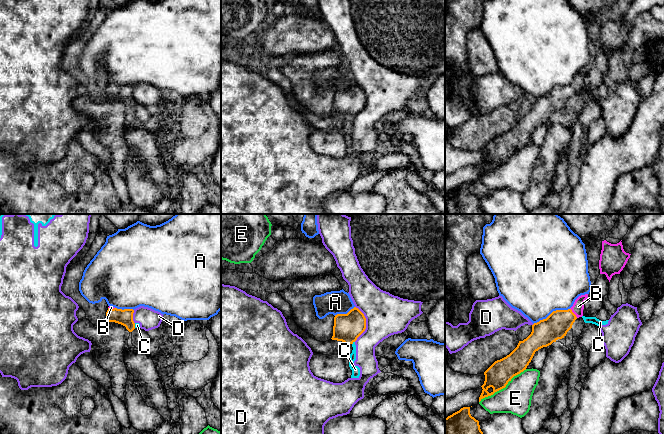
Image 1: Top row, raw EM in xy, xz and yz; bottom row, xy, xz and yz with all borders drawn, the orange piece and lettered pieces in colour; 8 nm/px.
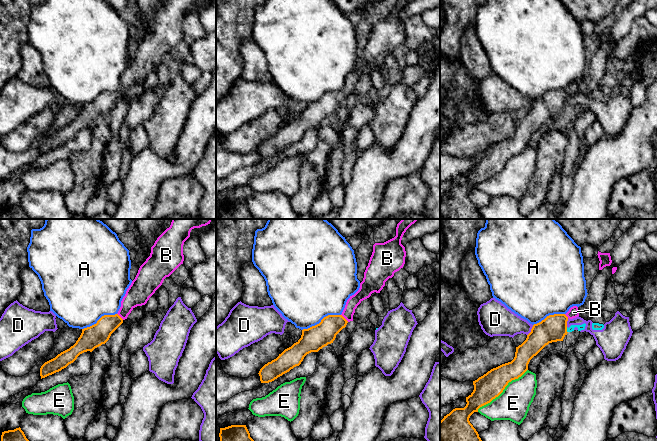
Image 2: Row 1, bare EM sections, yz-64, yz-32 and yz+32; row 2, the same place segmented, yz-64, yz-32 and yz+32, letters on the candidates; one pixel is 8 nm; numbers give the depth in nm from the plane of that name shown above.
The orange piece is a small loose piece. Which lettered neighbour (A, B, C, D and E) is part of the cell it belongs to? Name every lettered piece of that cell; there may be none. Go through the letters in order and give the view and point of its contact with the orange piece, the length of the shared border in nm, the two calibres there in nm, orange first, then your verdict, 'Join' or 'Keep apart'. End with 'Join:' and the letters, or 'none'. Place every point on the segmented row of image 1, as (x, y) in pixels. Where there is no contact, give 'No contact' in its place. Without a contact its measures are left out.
A: Touches orange at yz (552, 312). Shared border 320 nm. Thickness 200 nm (orange) against 480 nm. Keep apart
B: Touches orange at yz (573, 313). Shared border 100 nm. Thickness 200 nm (orange) against 90 nm. Join
C: Touches orange at xz (352, 343). Shared border 40 nm. Thickness 220 nm (orange) against 60 nm. Keep apart
D: Touches orange at xz (365, 324). Shared border 280 nm. Thickness 220 nm (orange) against 320 nm. Keep apart
E: Touches orange at yz (503, 387). Shared border 460 nm. Thickness 200 nm (orange) against 240 nm. Keep apart
Join: B

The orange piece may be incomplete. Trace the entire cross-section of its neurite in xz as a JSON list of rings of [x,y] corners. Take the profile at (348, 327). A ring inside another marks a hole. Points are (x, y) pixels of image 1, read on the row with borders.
[[[356,307],[347,314],[337,314],[334,317],[332,340],[353,344],[366,329],[366,318]]]

